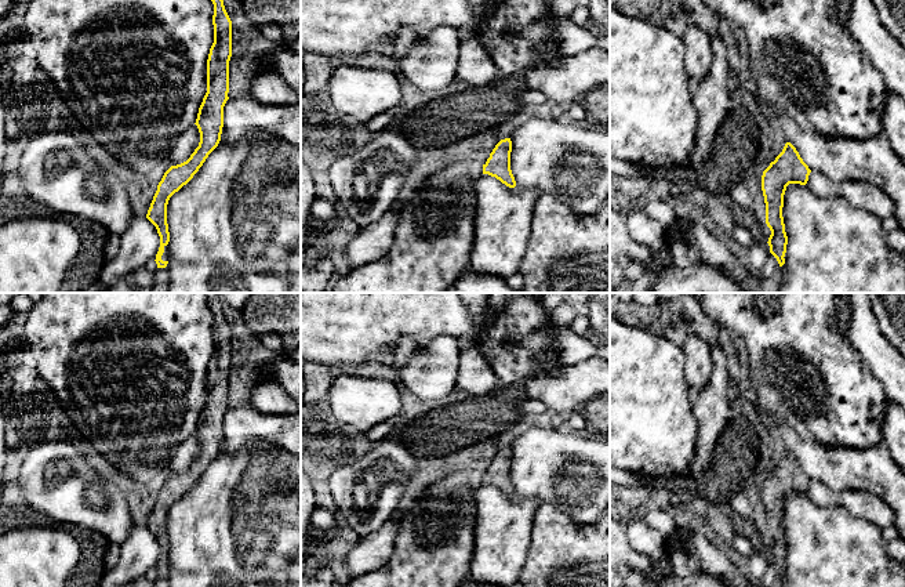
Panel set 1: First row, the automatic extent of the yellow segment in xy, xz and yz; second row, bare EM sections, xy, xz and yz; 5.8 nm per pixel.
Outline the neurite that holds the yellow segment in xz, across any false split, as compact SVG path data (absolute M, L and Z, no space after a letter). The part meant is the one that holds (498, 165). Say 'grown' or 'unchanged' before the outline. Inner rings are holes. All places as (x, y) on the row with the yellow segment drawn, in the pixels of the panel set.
unchanged | M510 138L501 139L490 153L487 162L483 164L483 174L495 177L506 186L515 188L516 181L510 170L510 152Z

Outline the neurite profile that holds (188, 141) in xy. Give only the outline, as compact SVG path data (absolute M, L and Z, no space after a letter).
M192 124L177 138L170 153L170 164L177 166L186 162L199 146L199 142L199 128L196 124Z

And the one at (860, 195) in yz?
M813 170L808 175L807 185L818 198L843 198L851 207L875 214L882 221L895 215L894 200L883 189L869 182L837 182Z

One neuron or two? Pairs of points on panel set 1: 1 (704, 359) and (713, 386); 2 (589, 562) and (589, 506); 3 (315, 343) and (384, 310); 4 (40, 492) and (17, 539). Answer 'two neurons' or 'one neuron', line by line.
1: two neurons
2: two neurons
3: one neuron
4: two neurons

